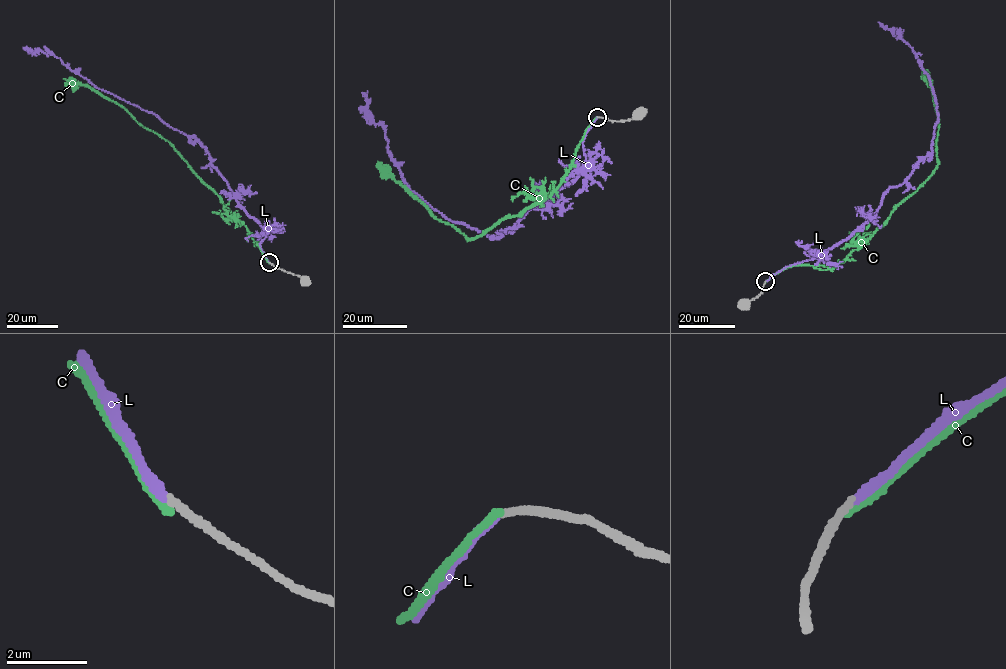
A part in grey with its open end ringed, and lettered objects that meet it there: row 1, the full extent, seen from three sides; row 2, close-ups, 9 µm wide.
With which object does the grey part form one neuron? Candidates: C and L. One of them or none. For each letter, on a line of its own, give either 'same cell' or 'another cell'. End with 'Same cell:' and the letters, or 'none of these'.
C: another cell
L: same cell
Same cell: L

